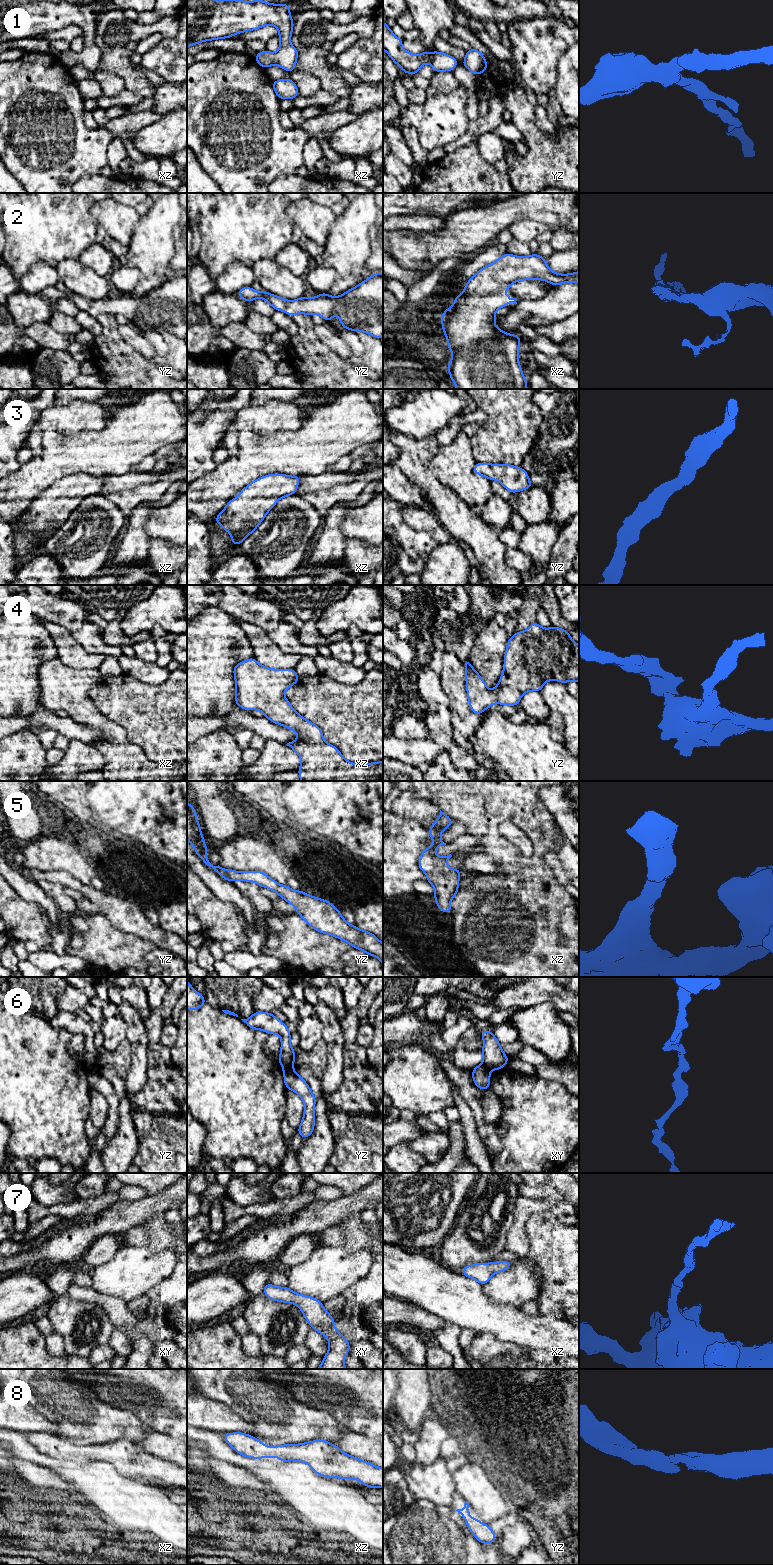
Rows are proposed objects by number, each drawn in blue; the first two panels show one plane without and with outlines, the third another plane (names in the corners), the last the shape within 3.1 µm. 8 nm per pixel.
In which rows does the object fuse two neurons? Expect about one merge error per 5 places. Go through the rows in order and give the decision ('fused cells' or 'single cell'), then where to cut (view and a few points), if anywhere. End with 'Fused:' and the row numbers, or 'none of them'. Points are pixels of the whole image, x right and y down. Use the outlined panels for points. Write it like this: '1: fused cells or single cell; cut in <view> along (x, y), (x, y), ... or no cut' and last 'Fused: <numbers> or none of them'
1: single cell; no cut
2: single cell; no cut
3: single cell; no cut
4: single cell; no cut
5: single cell; no cut
6: fused cells; cut in yz along (282, 1065), (292, 1066)
7: single cell; no cut
8: single cell; no cut
Fused: 6

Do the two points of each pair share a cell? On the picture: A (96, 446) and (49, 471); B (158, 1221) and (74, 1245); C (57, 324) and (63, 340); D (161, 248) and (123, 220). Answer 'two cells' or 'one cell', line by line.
A: one cell
B: two cells
C: two cells
D: two cells

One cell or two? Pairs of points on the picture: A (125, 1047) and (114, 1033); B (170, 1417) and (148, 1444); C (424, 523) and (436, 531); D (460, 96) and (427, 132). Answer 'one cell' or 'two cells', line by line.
A: two cells
B: two cells
C: one cell
D: one cell

